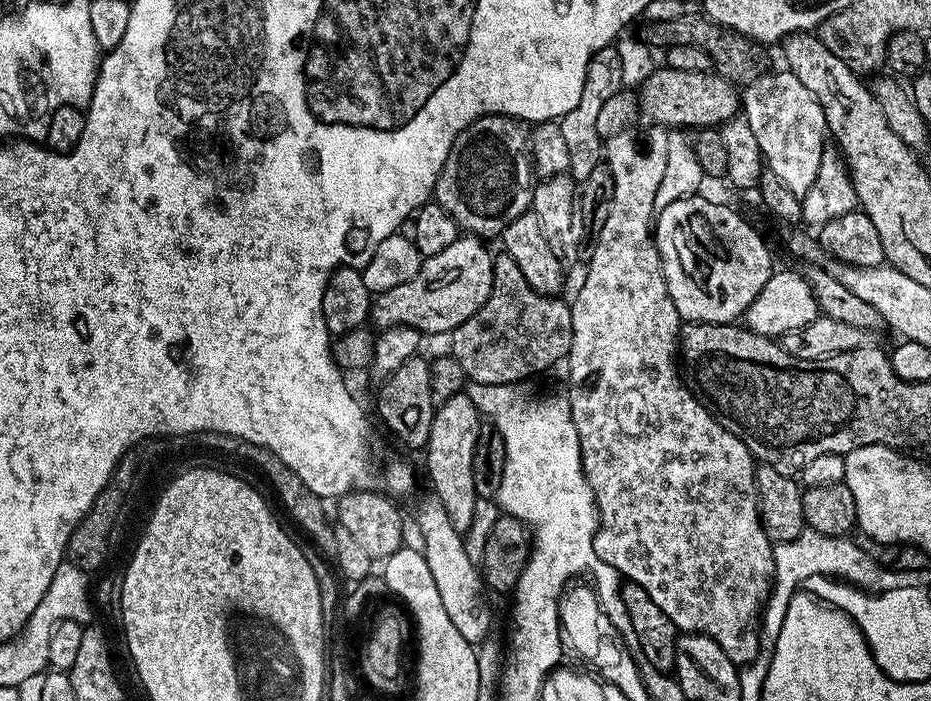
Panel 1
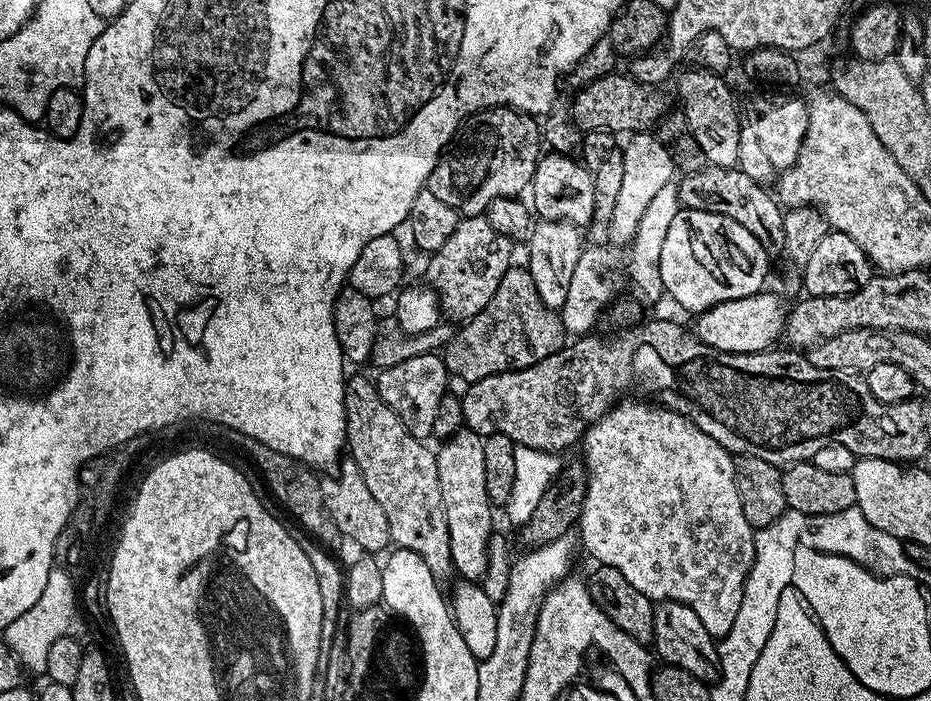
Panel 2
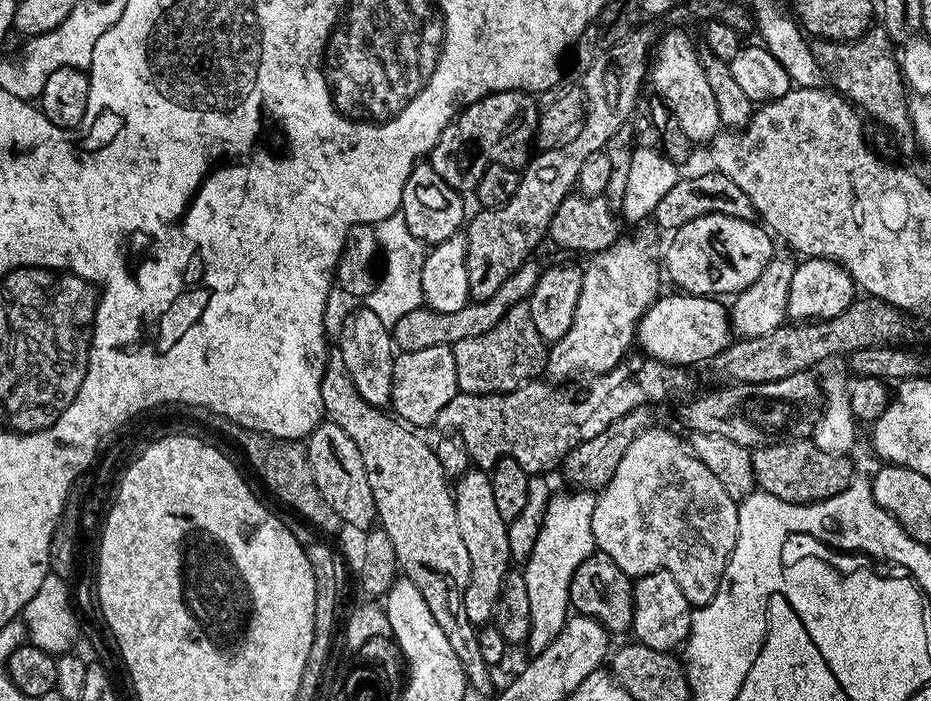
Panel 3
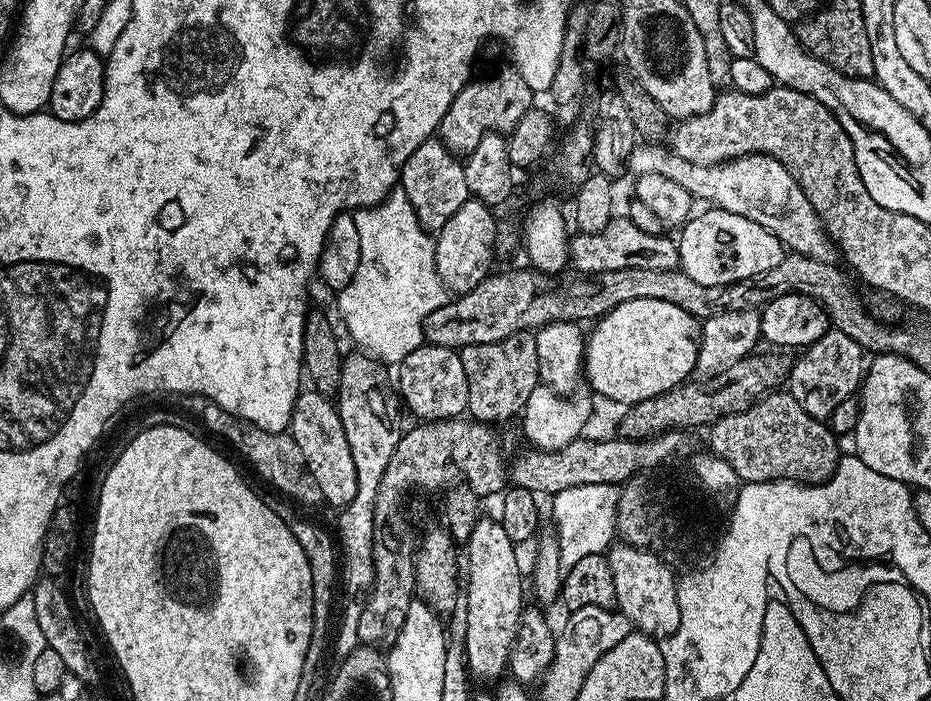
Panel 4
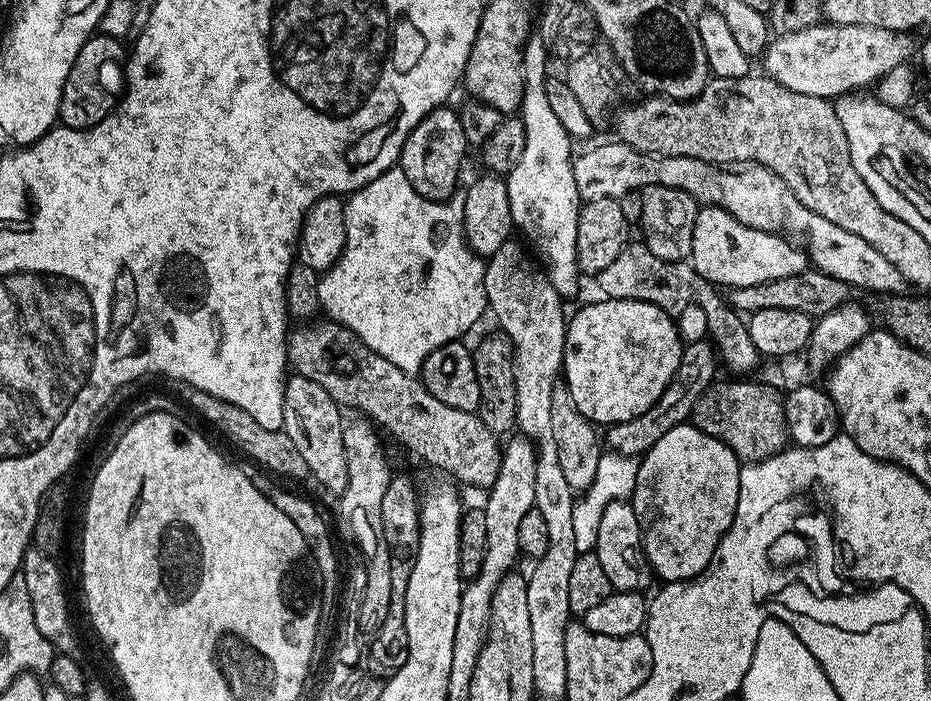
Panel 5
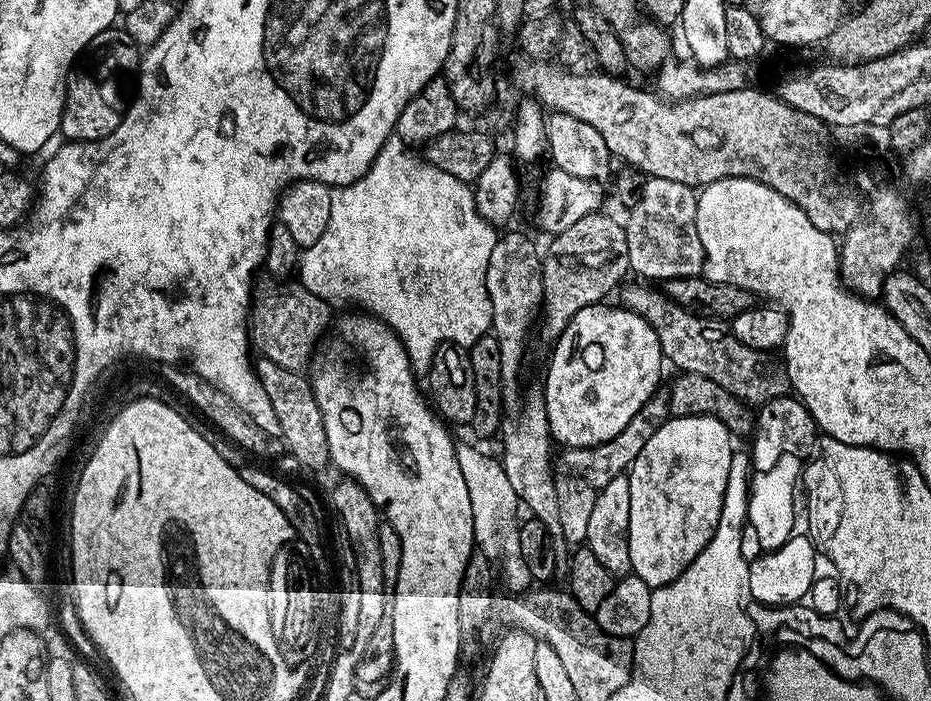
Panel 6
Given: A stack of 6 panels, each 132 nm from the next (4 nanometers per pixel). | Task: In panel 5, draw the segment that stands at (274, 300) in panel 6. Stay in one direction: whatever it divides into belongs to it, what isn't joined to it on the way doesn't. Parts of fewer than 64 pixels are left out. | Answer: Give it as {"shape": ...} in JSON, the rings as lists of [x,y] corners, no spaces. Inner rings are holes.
{"shape":[[[316,318],[293,327],[288,334],[288,362],[293,373],[318,382],[318,386],[322,386],[322,390],[326,390],[326,394],[330,394],[341,409],[357,408],[360,411],[357,413],[375,422],[385,433],[388,431],[406,451],[413,452],[418,459],[436,468],[446,470],[449,473],[446,474],[459,485],[487,490],[497,480],[503,458],[497,433],[490,431],[476,412],[457,410],[447,406],[446,402],[438,402],[438,398],[426,390],[423,380],[398,370],[398,366],[394,366],[394,362],[386,362],[382,354],[374,354],[374,350],[370,350],[370,346],[362,343],[346,326],[327,318]]]}

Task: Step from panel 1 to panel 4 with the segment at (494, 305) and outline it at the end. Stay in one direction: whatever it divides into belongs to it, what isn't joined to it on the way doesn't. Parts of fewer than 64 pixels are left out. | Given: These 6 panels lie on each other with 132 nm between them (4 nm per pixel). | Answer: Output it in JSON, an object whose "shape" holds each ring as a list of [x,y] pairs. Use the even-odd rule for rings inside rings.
{"shape":[[[531,331],[515,332],[502,342],[478,344],[459,349],[462,370],[466,370],[468,387],[467,415],[477,422],[508,420],[523,413],[530,394],[541,383],[538,370],[538,346]]]}

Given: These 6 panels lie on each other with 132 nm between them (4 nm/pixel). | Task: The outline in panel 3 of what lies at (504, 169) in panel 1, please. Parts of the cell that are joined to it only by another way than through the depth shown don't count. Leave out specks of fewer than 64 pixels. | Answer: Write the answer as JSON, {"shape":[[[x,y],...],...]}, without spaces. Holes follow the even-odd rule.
{"shape":[[[495,92],[463,109],[456,119],[446,126],[446,130],[442,130],[438,142],[430,153],[432,168],[441,176],[442,182],[446,182],[446,186],[450,186],[455,192],[472,194],[475,193],[478,182],[482,182],[482,174],[486,174],[486,170],[492,164],[501,164],[517,170],[523,169],[533,151],[536,123],[540,121],[538,104],[536,108],[532,100],[535,99],[526,92]]]}

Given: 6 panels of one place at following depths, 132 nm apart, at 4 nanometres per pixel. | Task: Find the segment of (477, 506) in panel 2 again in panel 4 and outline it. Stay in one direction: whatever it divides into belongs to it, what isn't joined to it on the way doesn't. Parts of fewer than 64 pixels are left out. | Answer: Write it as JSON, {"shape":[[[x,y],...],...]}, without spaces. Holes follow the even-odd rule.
{"shape":[[[481,518],[474,526],[466,545],[468,576],[466,572],[466,638],[464,658],[473,677],[496,682],[505,675],[511,647],[520,628],[520,616],[526,607],[526,584],[518,572],[514,558],[515,544],[502,530],[499,519]]]}

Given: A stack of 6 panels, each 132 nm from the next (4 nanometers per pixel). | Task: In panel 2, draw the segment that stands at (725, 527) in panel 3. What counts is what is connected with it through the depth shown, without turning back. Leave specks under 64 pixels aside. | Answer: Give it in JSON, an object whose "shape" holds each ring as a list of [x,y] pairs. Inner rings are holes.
{"shape":[[[624,398],[613,404],[601,420],[595,420],[590,425],[582,437],[583,444],[582,459],[584,467],[588,469],[588,489],[584,495],[582,514],[578,521],[583,551],[585,548],[600,564],[614,566],[614,570],[619,570],[637,590],[642,590],[642,594],[649,596],[653,602],[673,600],[690,606],[690,610],[694,610],[694,614],[702,618],[702,626],[706,626],[709,634],[714,638],[723,638],[730,630],[730,626],[734,626],[734,618],[738,618],[744,583],[756,557],[756,537],[752,524],[746,522],[746,514],[742,510],[742,498],[736,485],[736,461],[733,453],[728,452],[718,442],[714,442],[710,434],[698,430],[698,426],[694,426],[694,422],[690,422],[682,414],[671,412],[670,409],[655,402],[641,402],[636,398]]]}

